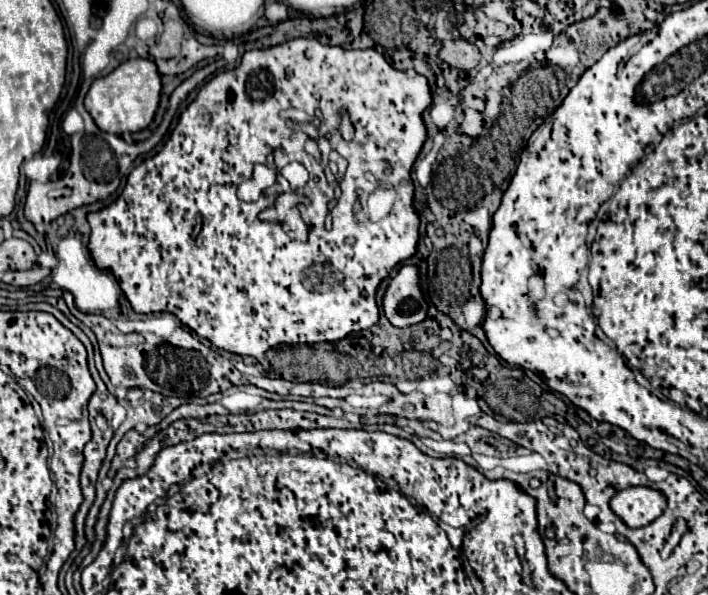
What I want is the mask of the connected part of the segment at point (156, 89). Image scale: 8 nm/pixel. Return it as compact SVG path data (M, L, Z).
M138 57L118 65L106 77L94 79L84 99L84 107L100 129L112 135L122 135L146 129L154 119L158 101L160 101L160 73L150 59Z

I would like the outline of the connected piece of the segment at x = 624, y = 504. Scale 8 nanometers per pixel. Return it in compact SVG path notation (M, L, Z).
M628 487L616 493L610 501L610 509L630 527L646 527L658 515L662 515L666 499L662 493L648 487Z

